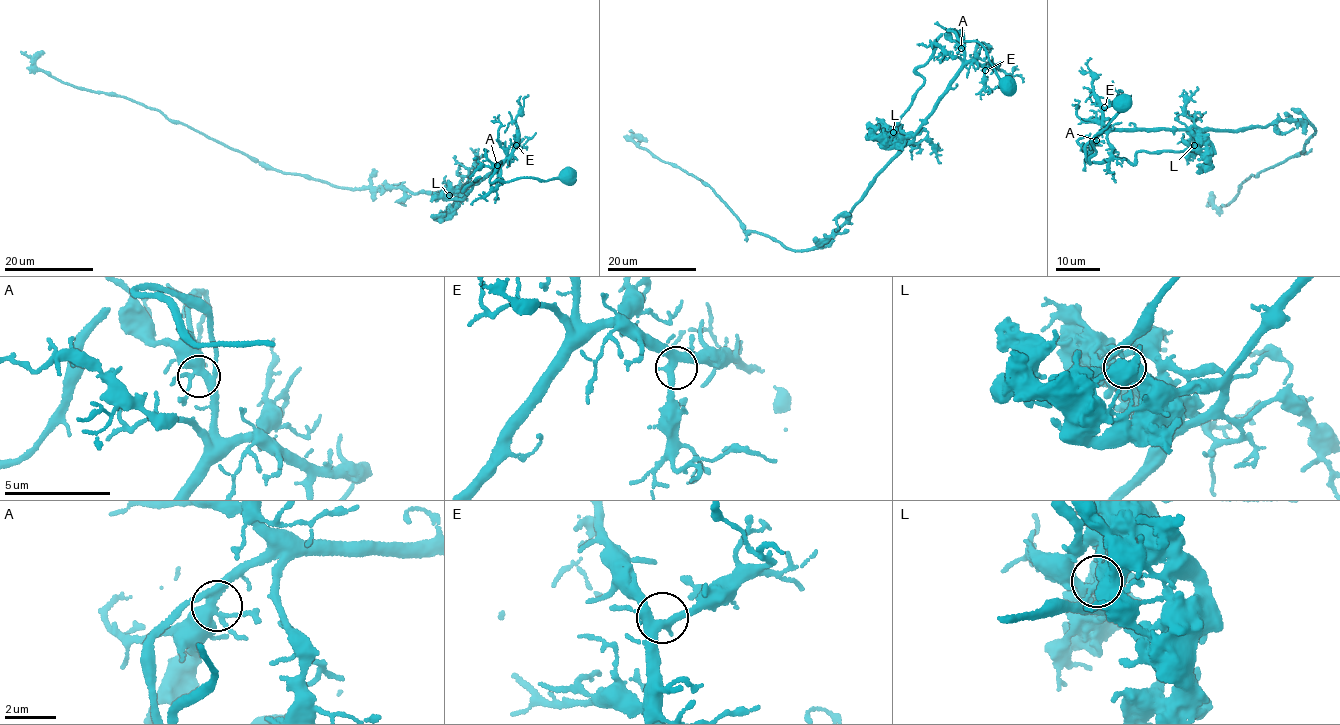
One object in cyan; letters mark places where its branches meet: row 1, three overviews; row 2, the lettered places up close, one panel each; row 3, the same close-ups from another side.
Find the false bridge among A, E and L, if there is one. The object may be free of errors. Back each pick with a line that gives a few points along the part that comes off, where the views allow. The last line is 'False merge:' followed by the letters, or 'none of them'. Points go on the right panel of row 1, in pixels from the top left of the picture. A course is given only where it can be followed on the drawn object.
L: course (1194, 145), (1196, 149), (1193, 150), (1137, 152), (1133, 164), (1117, 157), (1092, 162)
False merge: L

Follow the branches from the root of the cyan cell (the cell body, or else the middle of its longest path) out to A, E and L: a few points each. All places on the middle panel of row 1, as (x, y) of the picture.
A: (1008, 85), (1008, 89), (998, 78), (984, 47), (973, 41), (962, 42), (948, 30), (963, 36), (961, 48)
E: (1008, 85), (984, 47), (962, 42), (948, 30), (963, 36), (965, 59), (985, 70)
L: (1008, 85), (984, 47), (962, 42), (949, 29), (963, 37), (961, 65), (915, 132), (893, 132)

